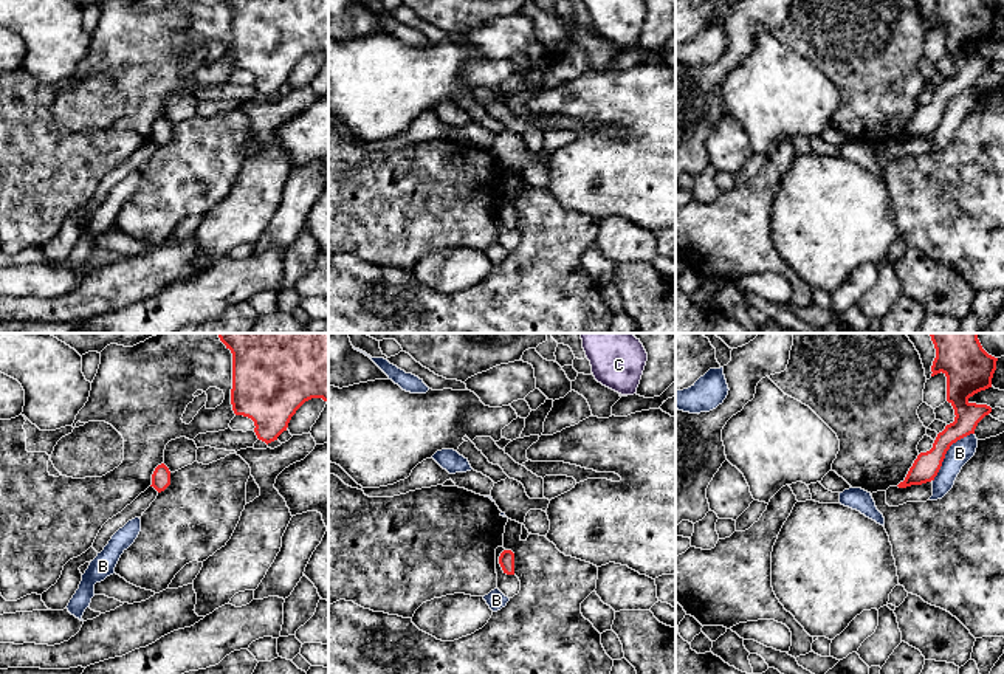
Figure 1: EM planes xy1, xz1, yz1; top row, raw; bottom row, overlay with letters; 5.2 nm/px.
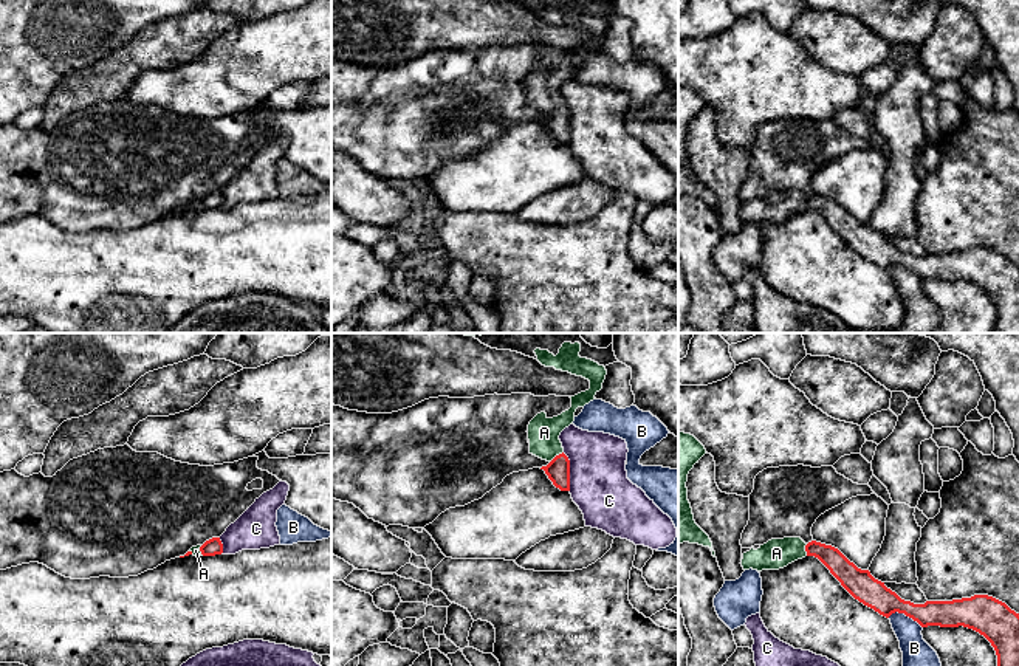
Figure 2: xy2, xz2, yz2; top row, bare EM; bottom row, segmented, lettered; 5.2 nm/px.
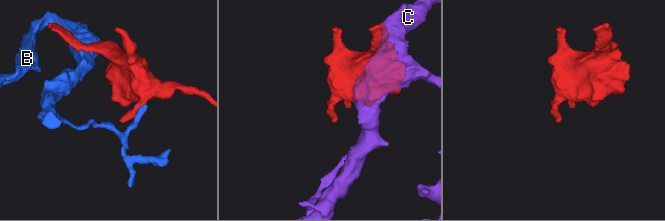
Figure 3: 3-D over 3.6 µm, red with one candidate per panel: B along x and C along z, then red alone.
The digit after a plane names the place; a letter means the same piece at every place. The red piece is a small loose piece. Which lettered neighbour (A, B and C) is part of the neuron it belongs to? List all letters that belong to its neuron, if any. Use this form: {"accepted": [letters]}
{"accepted": ["A"]}

